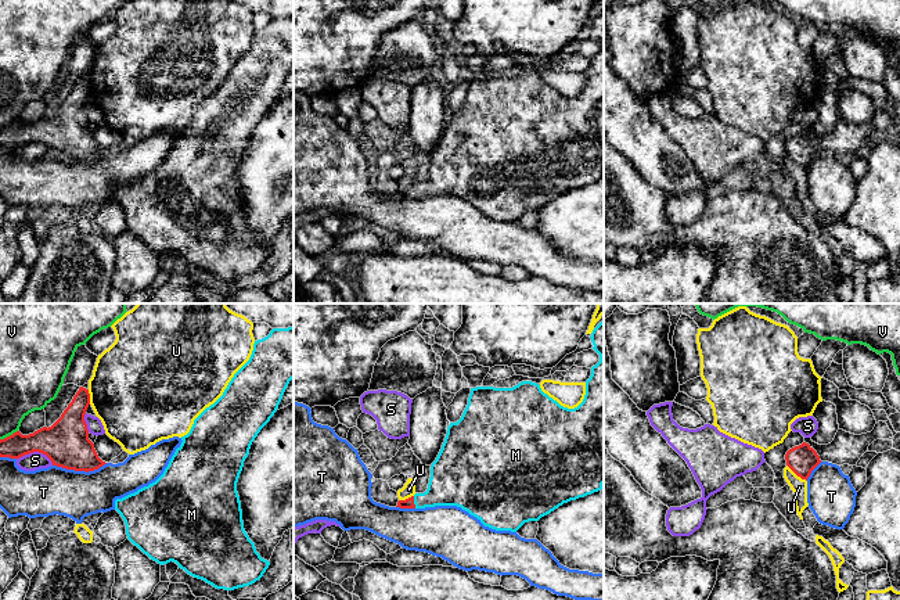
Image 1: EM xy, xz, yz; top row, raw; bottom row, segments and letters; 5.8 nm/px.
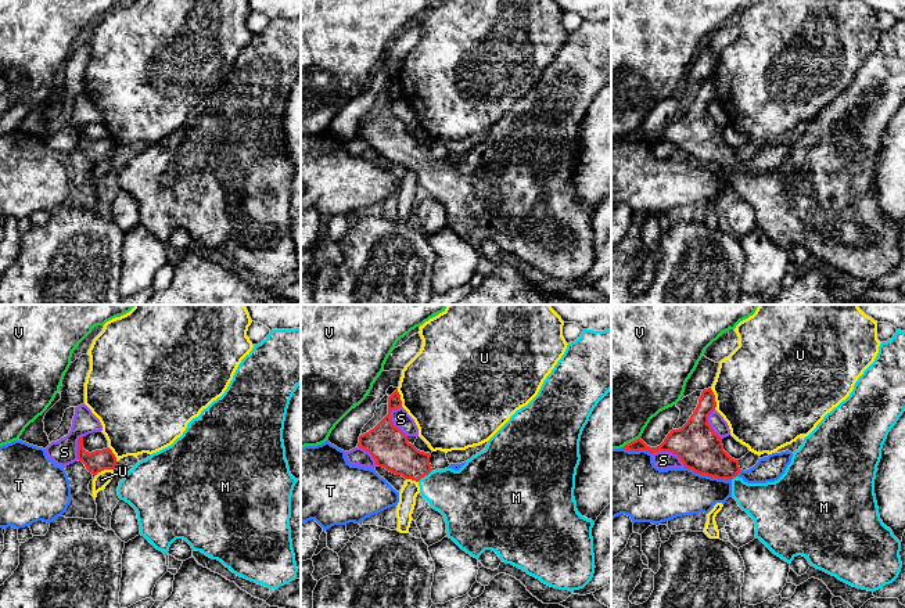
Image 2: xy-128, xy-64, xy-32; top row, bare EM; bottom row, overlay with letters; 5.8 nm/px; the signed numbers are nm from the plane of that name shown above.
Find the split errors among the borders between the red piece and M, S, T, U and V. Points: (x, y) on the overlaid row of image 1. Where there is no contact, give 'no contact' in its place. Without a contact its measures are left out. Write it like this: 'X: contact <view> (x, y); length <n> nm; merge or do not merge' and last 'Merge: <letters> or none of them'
M: contact xz (413, 502); length 70 nm; merge
S: contact xy (36, 451); length 220 nm; do not merge
T: contact xy (79, 470); length 320 nm; do not merge
U: contact yz (796, 474); length 160 nm; do not merge
V: contact xy (10, 435); length 120 nm; do not merge
Merge: M

